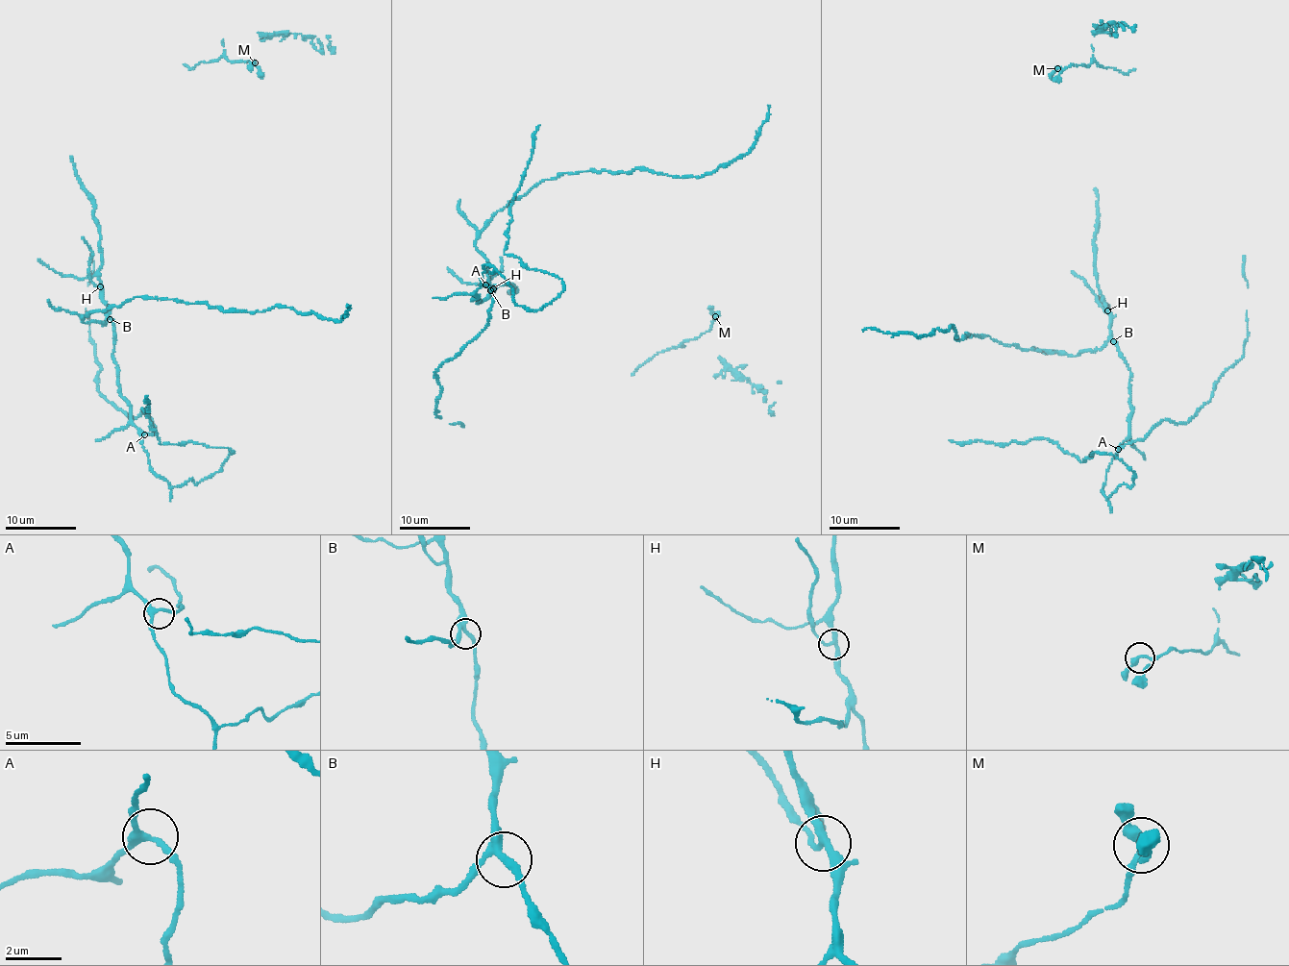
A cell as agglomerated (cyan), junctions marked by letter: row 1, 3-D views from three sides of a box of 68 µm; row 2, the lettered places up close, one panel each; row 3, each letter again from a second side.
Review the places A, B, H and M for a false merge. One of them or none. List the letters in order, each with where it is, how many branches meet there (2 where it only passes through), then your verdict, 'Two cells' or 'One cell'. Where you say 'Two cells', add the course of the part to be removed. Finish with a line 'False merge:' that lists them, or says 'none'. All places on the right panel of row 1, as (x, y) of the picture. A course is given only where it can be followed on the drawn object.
A: Place: (1118, 449). Branches: 3. One cell
B: Place: (1113, 341). Branches: 3. One cell
H: Place: (1107, 310). Branches: 3. Two cells. Course of the part to remove: (1106, 311), (1088, 284), (1072, 271)
M: Place: (1057, 68). Branches: 3. One cell
False merge: H

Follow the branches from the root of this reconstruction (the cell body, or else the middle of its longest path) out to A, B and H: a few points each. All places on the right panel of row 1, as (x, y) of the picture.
A: (1127, 362), (1130, 371), (1131, 413), (1128, 434), (1118, 449)
B: (1127, 362), (1113, 341)
H: (1127, 362), (1111, 337), (1106, 311)

